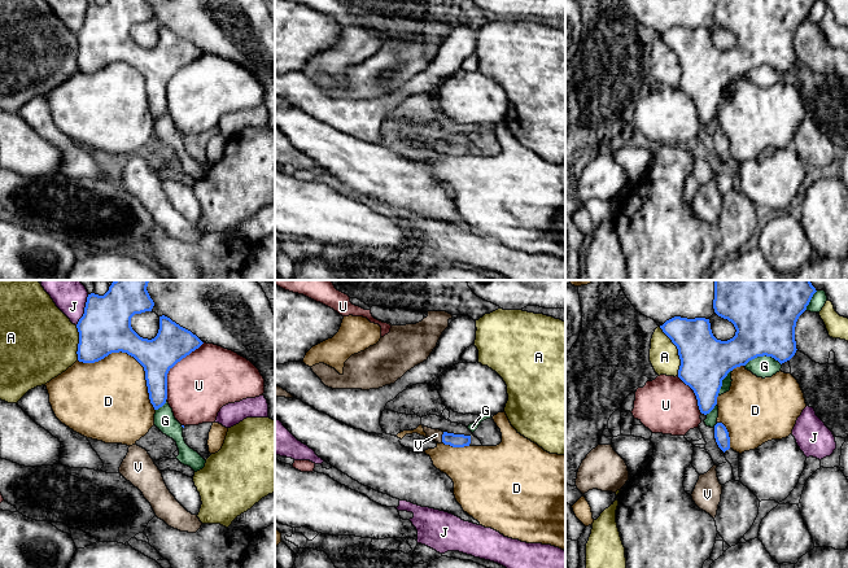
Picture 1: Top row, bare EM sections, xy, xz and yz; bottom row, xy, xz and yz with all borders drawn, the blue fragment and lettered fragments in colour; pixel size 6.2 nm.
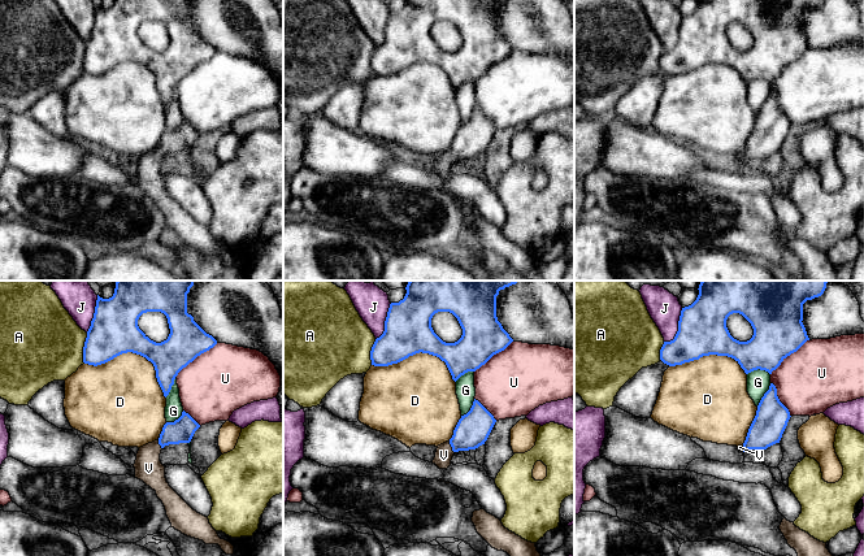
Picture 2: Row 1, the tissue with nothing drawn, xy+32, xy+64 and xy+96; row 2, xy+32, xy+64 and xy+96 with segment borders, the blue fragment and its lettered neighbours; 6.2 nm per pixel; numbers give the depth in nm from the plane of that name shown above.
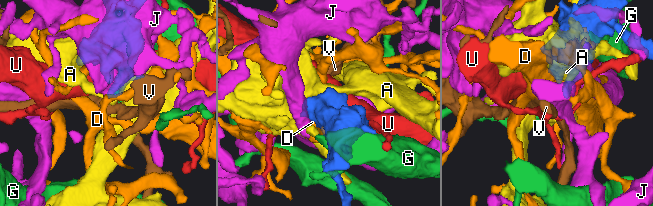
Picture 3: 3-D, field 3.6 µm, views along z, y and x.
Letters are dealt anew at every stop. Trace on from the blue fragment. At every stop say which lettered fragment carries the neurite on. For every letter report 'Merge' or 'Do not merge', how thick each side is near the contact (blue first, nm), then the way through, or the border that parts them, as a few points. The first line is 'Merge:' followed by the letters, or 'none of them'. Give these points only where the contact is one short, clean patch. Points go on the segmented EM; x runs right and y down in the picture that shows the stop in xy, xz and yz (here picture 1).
Merge: V
A: Do not merge. Thickness 300 nm (blue) against 180 nm
D: Do not merge. Thickness 320 nm (blue) against 420 nm
G: Do not merge. Thickness 400 nm (blue) against 130 nm
J: Do not merge. Thickness 320 nm (blue) against 240 nm. Boundary: xy (88, 295), (84, 302), (84, 313), (75, 324)
U: Do not merge. Thickness 220 nm (blue) against 380 nm
V: Merge. Thickness 80 nm (blue) against 80 nm. Path across: xz (447, 438), (442, 437), (436, 435)

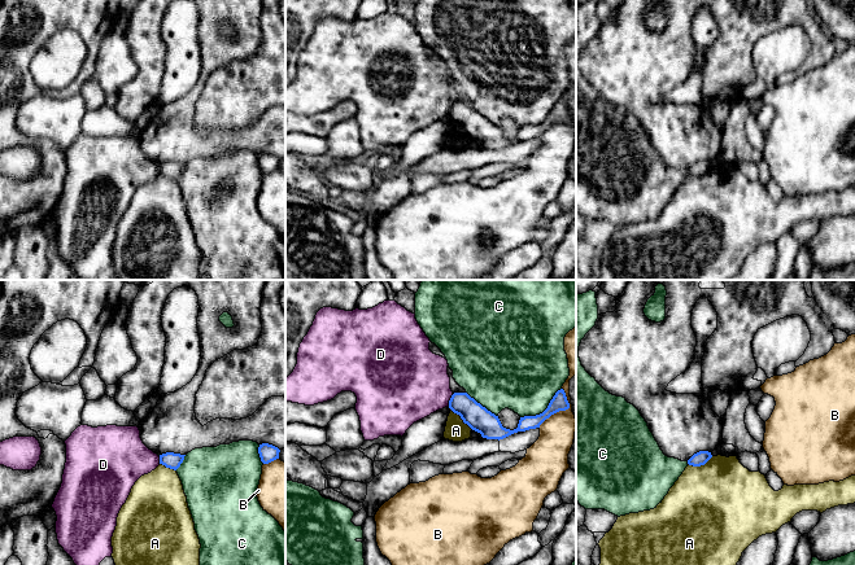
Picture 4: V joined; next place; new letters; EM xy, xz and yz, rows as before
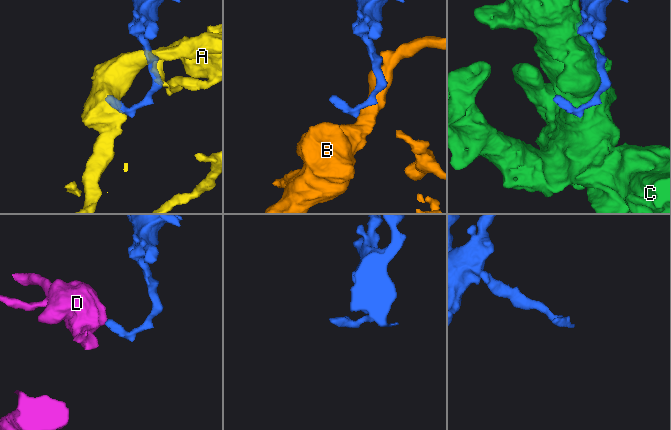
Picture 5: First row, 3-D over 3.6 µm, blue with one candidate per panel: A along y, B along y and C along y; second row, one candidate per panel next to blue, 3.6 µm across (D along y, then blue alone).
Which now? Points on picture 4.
Merge: none of them
A: Do not merge. Thickness 160 nm (blue) against 140 nm. Boundary: xz (449, 407), (472, 429)
B: Do not merge. Thickness 100 nm (blue) against 220 nm
C: Do not merge. Thickness 100 nm (blue) against 440 nm
D: Do not merge. Thickness 160 nm (blue) against 440 nm. Boundary: xz (453, 394), (448, 406)

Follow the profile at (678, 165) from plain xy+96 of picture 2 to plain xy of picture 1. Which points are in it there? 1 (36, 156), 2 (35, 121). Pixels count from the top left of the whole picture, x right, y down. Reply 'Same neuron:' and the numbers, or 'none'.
Same neuron: 1

